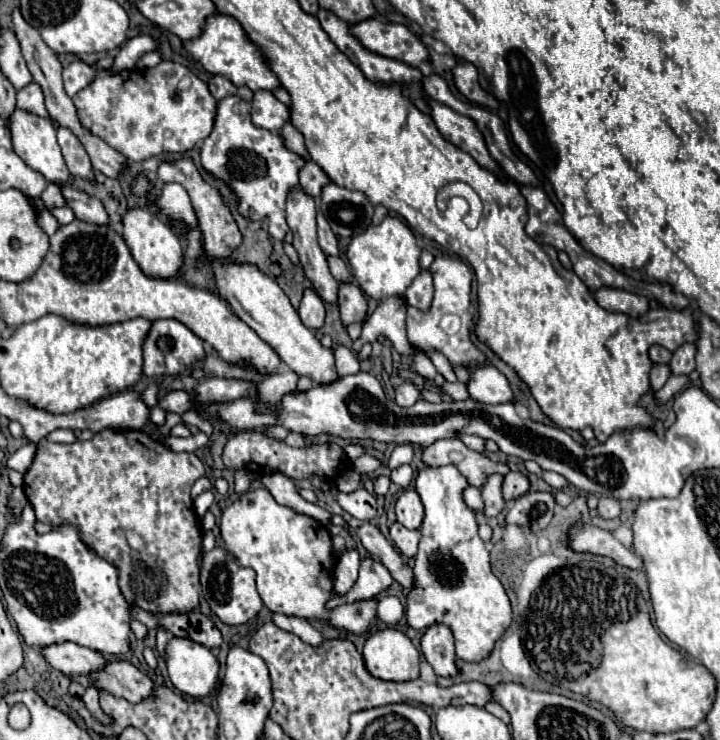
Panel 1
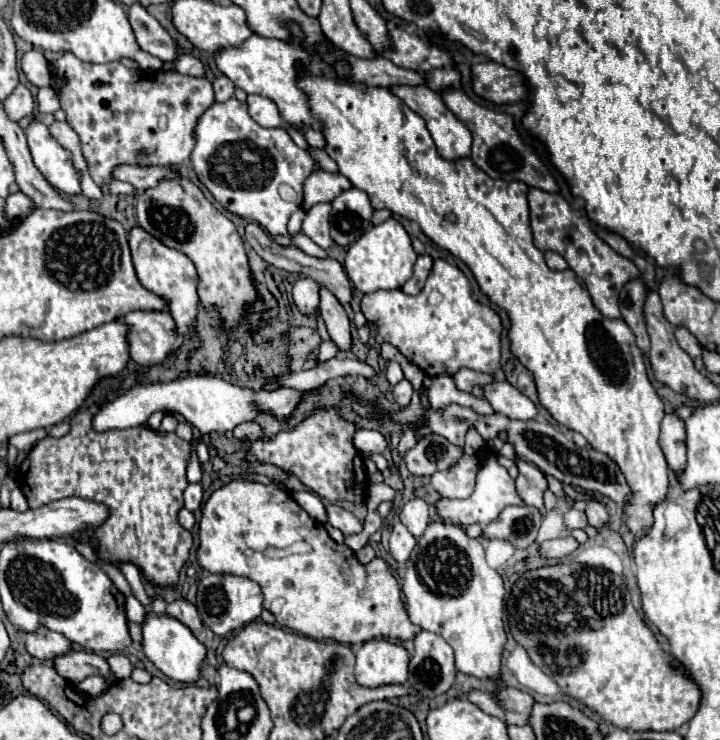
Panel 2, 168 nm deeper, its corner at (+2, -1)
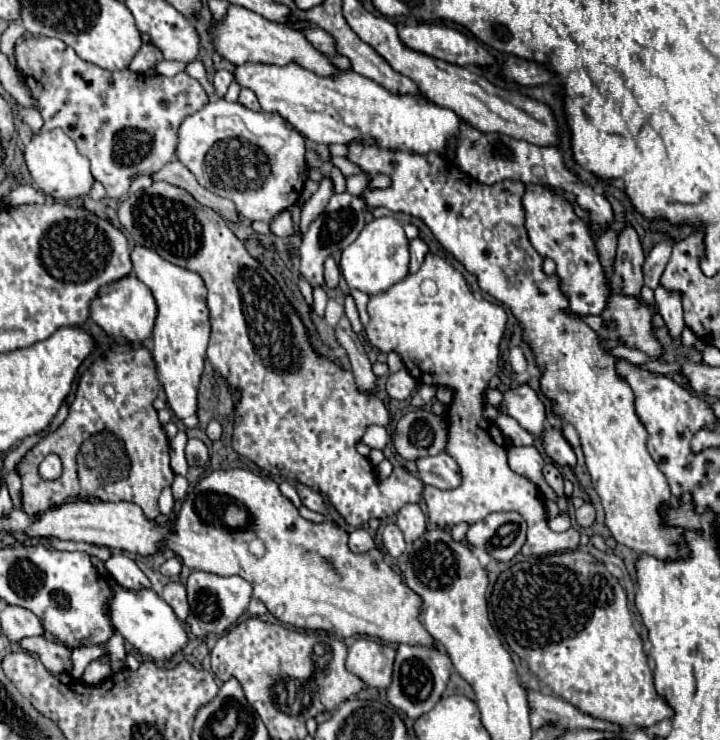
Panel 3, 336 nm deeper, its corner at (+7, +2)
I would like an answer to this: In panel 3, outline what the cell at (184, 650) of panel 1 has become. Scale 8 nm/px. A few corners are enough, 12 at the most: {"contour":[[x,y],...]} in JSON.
{"contour":[[110,583],[112,627],[164,661],[186,645],[182,621],[154,589]]}

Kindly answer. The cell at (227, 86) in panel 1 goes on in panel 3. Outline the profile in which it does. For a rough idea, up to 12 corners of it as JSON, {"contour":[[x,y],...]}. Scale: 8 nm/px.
{"contour":[[216,71],[214,89],[224,97],[228,85],[234,81],[230,71]]}

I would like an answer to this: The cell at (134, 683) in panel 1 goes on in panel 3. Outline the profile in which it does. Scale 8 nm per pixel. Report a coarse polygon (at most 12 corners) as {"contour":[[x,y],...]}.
{"contour":[[40,637],[18,645],[50,673],[70,673],[70,649]]}

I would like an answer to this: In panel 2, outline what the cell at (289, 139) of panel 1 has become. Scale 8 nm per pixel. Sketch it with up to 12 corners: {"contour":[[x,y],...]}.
{"contour":[[309,148],[319,168],[337,172],[337,164],[321,148]]}

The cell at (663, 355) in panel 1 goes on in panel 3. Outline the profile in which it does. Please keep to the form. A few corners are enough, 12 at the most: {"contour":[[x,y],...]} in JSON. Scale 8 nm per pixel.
{"contour":[[632,225],[618,235],[612,289],[640,297],[644,251]]}

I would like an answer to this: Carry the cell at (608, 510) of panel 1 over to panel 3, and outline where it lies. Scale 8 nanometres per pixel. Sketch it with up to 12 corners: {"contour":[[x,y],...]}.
{"contour":[[592,503],[576,509],[576,521],[584,529],[596,519]]}

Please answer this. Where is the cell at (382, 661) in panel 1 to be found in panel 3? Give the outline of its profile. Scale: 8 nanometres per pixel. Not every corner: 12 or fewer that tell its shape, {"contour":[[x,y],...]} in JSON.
{"contour":[[374,639],[348,647],[346,667],[368,687],[386,689],[396,649]]}

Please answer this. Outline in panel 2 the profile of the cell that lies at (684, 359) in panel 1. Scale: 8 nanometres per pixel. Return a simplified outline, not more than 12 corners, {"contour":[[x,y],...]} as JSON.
{"contour":[[675,330],[679,346],[693,360],[701,356],[703,348],[699,346],[689,330]]}

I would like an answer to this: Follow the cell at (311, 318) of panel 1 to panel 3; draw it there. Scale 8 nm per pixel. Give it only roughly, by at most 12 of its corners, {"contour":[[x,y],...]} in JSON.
{"contour":[[334,193],[300,237],[300,273],[324,283],[324,261],[364,227],[364,203]]}

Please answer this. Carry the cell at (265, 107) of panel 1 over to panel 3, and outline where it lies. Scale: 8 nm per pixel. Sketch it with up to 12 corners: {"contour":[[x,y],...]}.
{"contour":[[242,89],[238,103],[260,111],[258,97],[250,89]]}

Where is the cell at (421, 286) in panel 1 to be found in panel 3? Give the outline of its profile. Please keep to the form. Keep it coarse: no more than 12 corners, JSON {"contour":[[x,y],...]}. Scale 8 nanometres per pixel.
{"contour":[[420,237],[410,241],[410,273],[422,267],[428,245]]}

